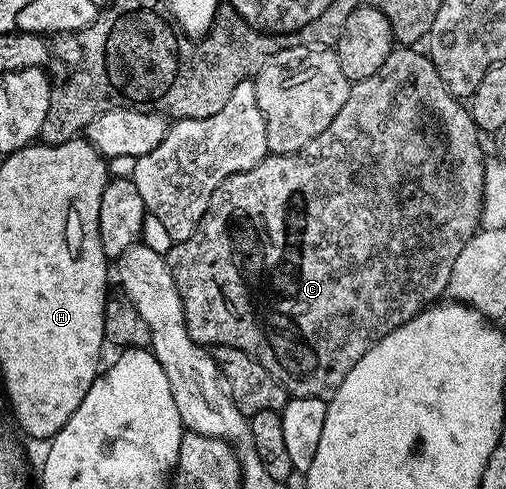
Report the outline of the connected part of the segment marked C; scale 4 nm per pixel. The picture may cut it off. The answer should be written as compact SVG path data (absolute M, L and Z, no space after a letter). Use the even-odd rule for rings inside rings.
M415 47L393 48L388 58L381 64L381 67L377 68L373 75L352 84L349 99L345 99L345 107L341 107L341 111L337 111L337 116L333 118L333 123L329 123L329 127L325 127L325 131L321 131L321 135L317 135L317 139L305 143L305 147L301 147L292 153L271 153L264 157L261 163L257 163L257 167L249 167L249 171L229 175L229 179L225 179L219 184L217 191L213 191L209 207L199 221L198 227L193 231L193 235L189 235L189 239L184 241L174 242L171 250L165 255L167 266L173 275L173 283L177 285L177 295L181 295L187 330L195 343L204 347L214 347L216 345L237 347L237 351L245 351L245 355L257 359L257 363L261 363L261 367L265 367L265 371L269 371L269 375L273 375L273 379L277 379L277 383L284 385L291 397L330 398L331 394L337 391L337 387L341 387L345 375L349 375L349 371L353 371L353 363L357 363L357 359L361 359L361 355L365 355L365 351L369 351L369 347L373 347L385 335L389 335L389 331L401 327L409 319L416 317L425 306L436 304L447 292L449 275L453 275L453 263L457 263L457 255L461 255L461 247L465 247L465 243L469 243L472 235L479 232L481 228L482 193L483 184L485 183L485 154L483 155L483 145L479 142L481 130L477 127L475 120L472 119L470 108L460 98L453 96L447 90L441 75L437 75L430 56L426 52L418 53L417 50L418 48ZM427 112L431 112L432 119L439 124L439 129L443 132L443 141L434 141L423 130L427 125Z

